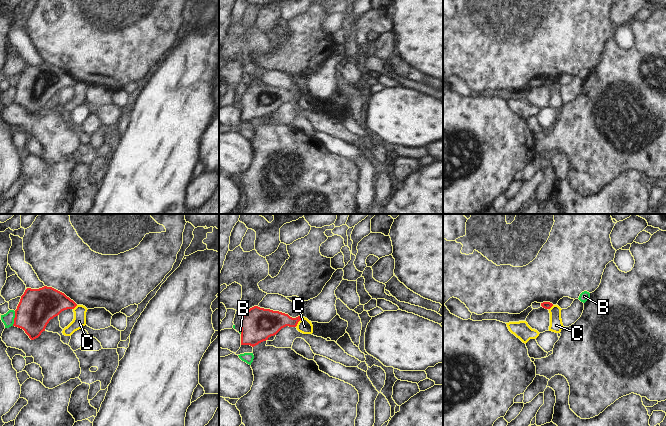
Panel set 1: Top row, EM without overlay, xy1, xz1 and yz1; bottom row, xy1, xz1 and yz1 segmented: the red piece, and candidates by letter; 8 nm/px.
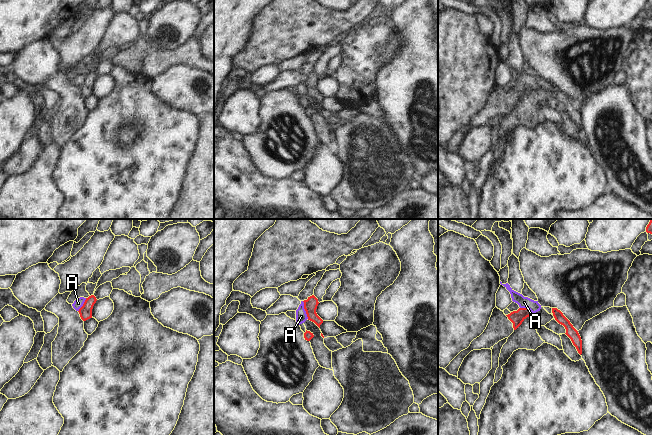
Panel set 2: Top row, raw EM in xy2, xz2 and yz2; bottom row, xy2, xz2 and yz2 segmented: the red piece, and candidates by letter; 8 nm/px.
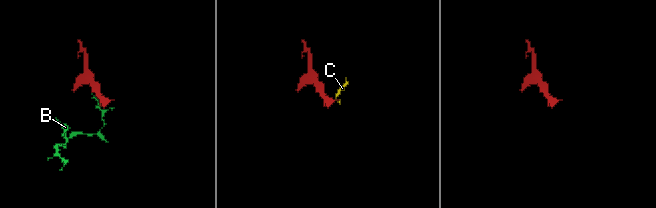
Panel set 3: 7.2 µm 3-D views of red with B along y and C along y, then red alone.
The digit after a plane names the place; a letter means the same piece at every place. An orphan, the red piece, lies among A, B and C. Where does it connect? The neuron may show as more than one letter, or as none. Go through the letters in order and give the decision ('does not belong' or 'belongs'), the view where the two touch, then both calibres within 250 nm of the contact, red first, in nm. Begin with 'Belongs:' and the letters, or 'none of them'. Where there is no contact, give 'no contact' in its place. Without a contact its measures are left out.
Belongs: none of them
A: does not belong | xz2 | 110/90 nm
B: does not belong | xy1 | 300/100 nm
C: does not belong | xz1 | 220/120 nm

